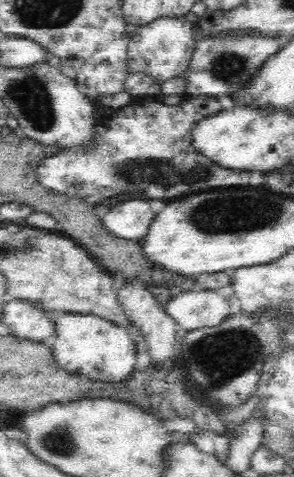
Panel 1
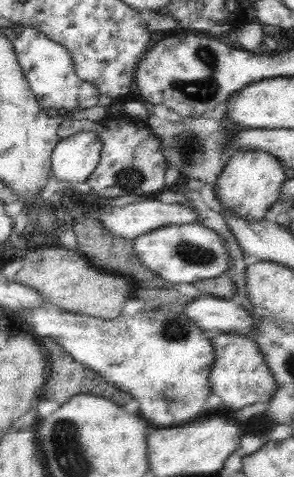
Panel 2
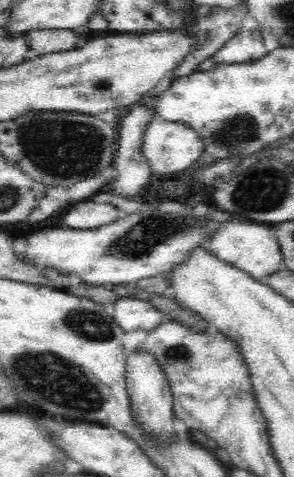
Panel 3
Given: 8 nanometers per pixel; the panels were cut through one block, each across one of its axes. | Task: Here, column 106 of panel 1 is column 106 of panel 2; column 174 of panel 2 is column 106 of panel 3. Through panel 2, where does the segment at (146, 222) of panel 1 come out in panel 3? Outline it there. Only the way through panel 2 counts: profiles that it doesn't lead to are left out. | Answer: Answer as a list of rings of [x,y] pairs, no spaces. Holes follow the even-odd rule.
[[[78,202],[78,204],[72,204],[72,208],[64,216],[64,224],[82,232],[82,230],[96,230],[106,224],[112,224],[120,216],[122,212],[112,204]]]

